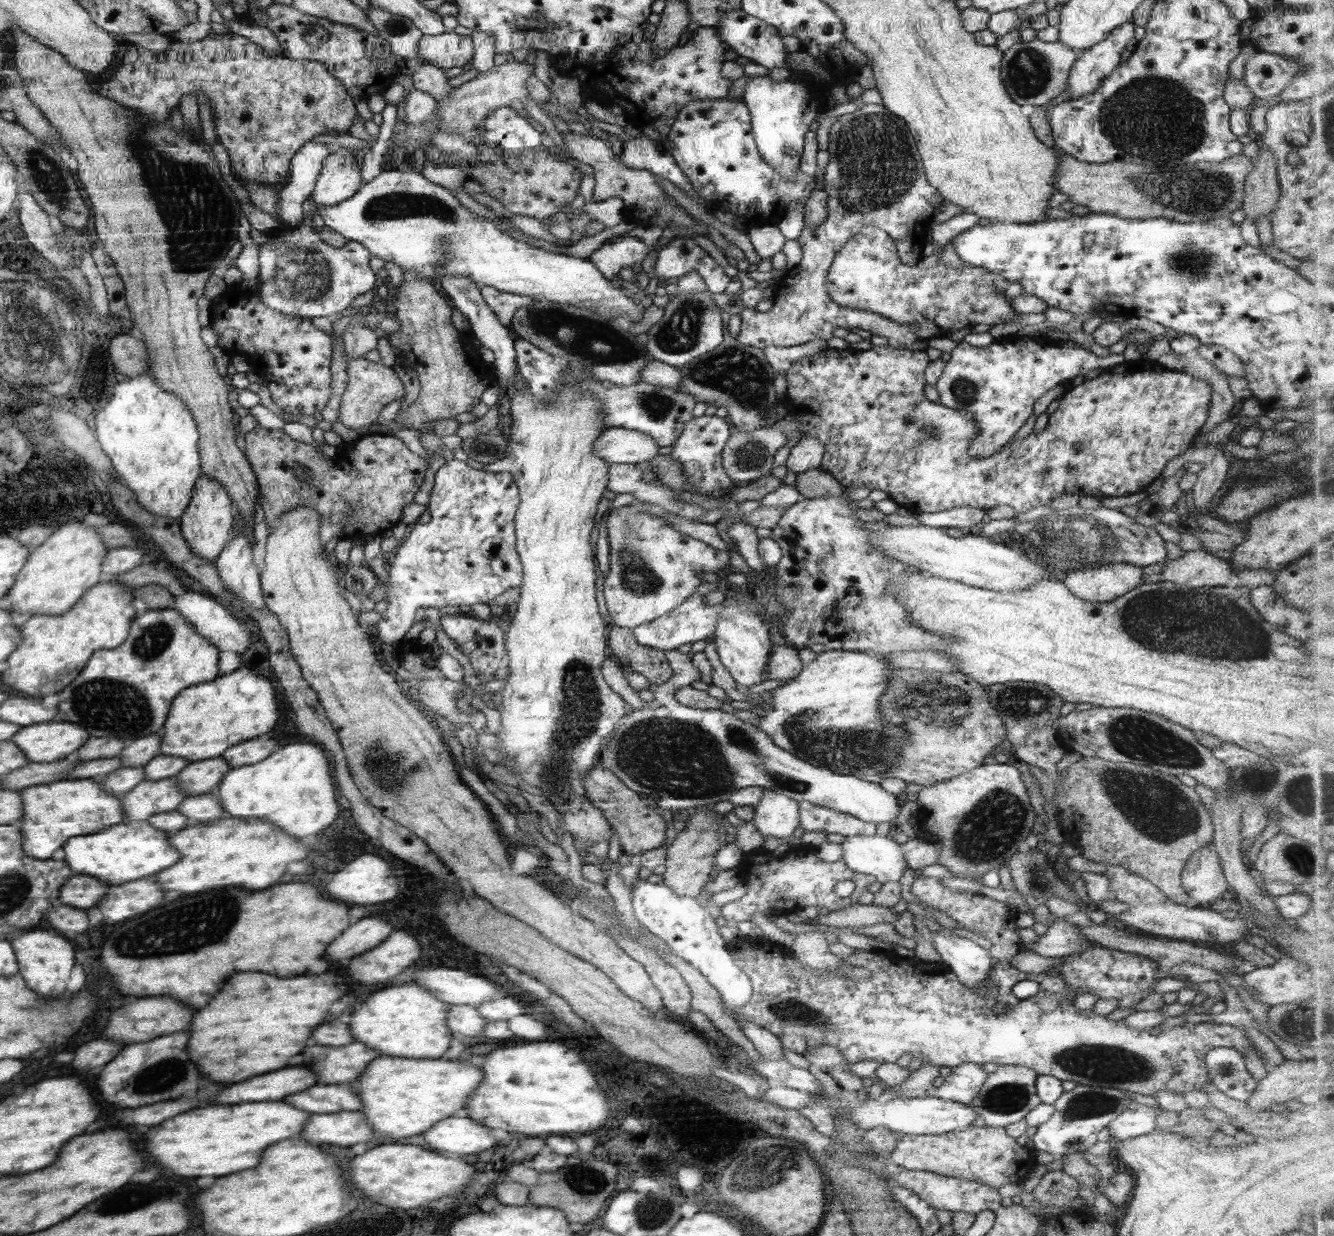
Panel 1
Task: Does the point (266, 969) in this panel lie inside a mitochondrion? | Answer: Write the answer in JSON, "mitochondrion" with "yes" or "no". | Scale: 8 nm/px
{"mitochondrion":"no"}

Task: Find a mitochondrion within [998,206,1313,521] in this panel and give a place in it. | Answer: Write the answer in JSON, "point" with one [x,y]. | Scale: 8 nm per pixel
{"point":[1194,264]}

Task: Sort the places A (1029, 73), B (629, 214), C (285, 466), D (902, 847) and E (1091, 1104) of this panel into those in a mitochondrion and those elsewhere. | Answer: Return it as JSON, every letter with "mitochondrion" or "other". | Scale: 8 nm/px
{"A":"mitochondrion","B":"other","C":"other","D":"other","E":"mitochondrion"}

